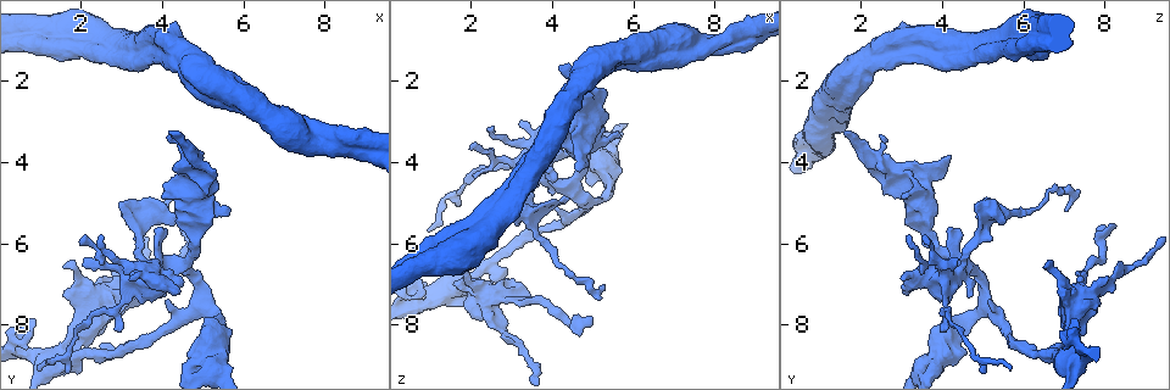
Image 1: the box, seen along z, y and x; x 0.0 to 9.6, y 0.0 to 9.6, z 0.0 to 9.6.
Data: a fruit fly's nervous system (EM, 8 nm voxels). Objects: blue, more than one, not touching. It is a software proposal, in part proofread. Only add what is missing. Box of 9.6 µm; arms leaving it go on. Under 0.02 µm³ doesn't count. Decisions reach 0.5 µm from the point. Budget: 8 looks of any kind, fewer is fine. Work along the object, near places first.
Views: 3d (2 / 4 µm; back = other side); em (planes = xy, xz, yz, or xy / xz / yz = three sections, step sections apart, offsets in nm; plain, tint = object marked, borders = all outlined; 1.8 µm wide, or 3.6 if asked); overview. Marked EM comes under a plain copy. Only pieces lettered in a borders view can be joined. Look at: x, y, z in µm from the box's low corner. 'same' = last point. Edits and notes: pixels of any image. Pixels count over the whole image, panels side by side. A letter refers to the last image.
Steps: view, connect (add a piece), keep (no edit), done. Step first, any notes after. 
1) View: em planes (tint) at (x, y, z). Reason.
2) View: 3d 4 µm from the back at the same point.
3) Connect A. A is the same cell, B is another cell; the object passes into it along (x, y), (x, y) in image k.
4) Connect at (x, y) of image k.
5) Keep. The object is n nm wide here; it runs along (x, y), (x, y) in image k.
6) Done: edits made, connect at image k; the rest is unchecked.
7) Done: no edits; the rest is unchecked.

View: em planes (borders) at (4.65, 5.50, 8.20). Long arm stops here.

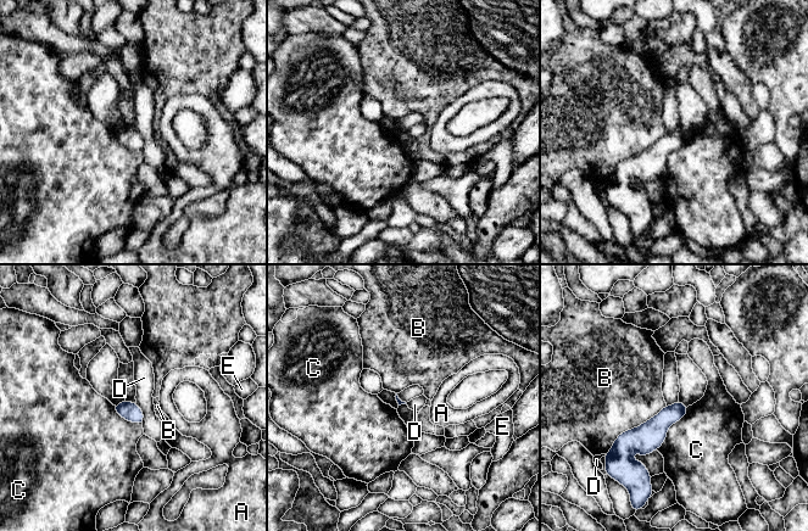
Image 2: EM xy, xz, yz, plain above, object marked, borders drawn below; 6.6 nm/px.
Keep. A, B, C, D and E are other cells; a border runs along (135, 403), (143, 412), (143, 423) in image 2; no lettered piece goes on from it.

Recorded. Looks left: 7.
View: 3d 4 µm at (3.50, 5.35, 5.25).

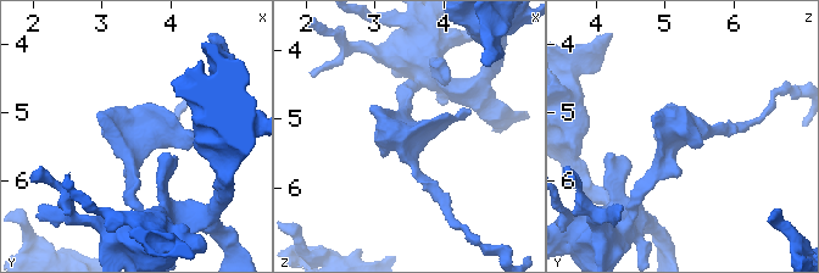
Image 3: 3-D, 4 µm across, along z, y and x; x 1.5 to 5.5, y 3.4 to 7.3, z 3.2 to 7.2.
View: em xz step 4 (borders) at (3.55, 5.35, 5.25). Shape alone is not enough.

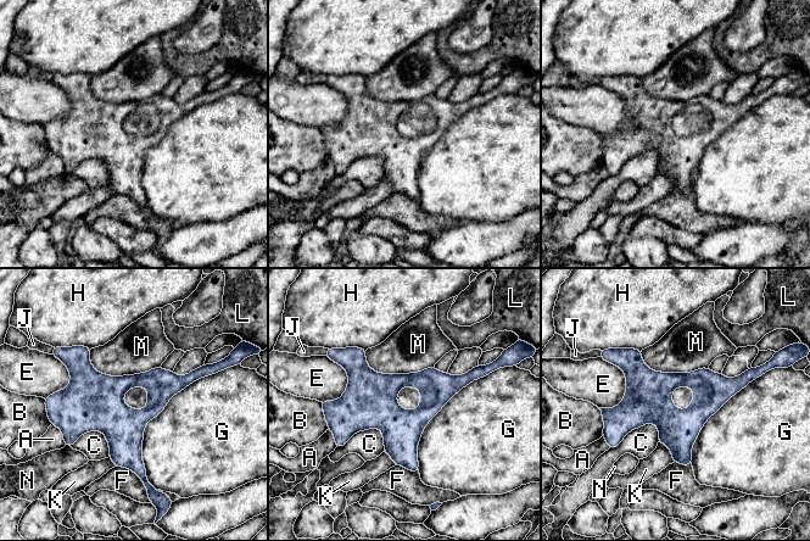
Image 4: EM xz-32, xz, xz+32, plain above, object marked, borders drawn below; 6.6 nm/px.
Keep. The longest contact is with G, 850 nm; A, B, C, E, F, G, H, J, K, L, M and N are other cells; a border runs along (658, 441), (670, 451), (674, 462) in image 4; none of them fits.

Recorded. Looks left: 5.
View: em planes (borders) at (2.80, 7.15, 8.20). Branch stops here.

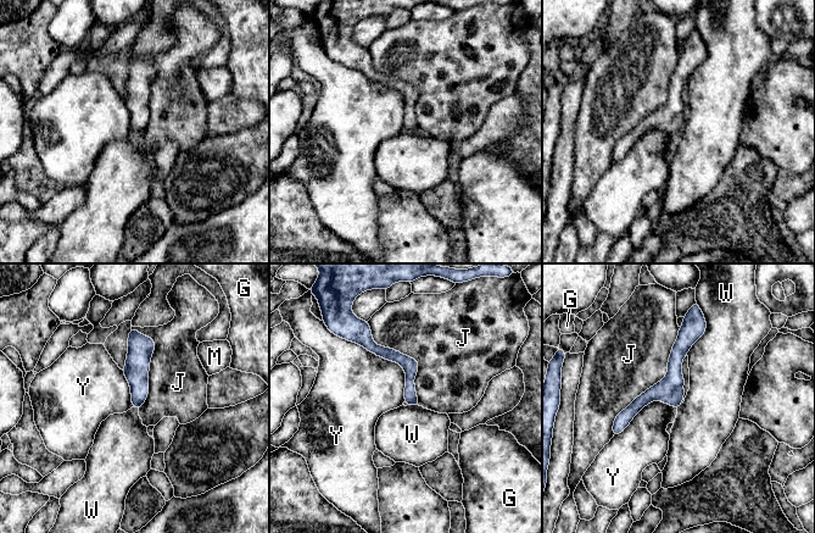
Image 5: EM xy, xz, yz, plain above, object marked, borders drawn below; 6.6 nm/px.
Keep. G, J, M, W and Y are other cells; a border runs along (347, 339), (401, 366), (405, 401) in image 5; no lettered piece goes on from it.

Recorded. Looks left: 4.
Done: no edits; the rest is unchecked.

